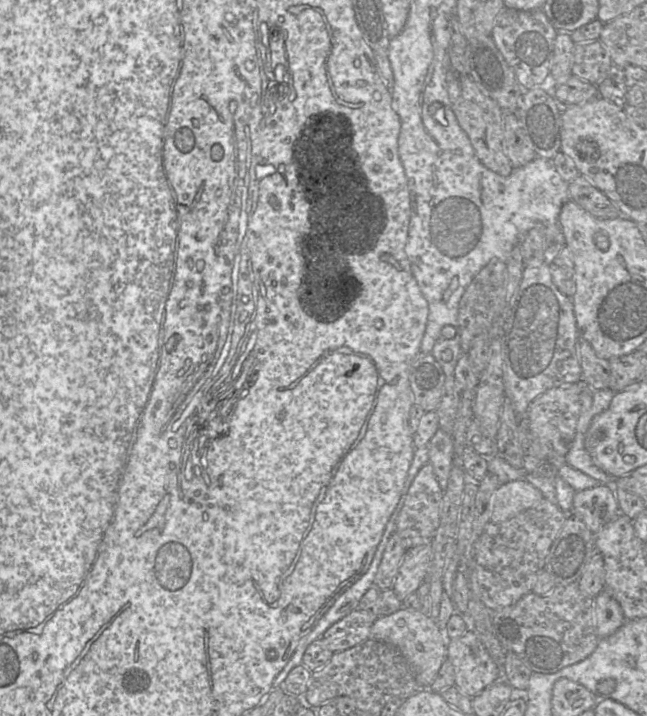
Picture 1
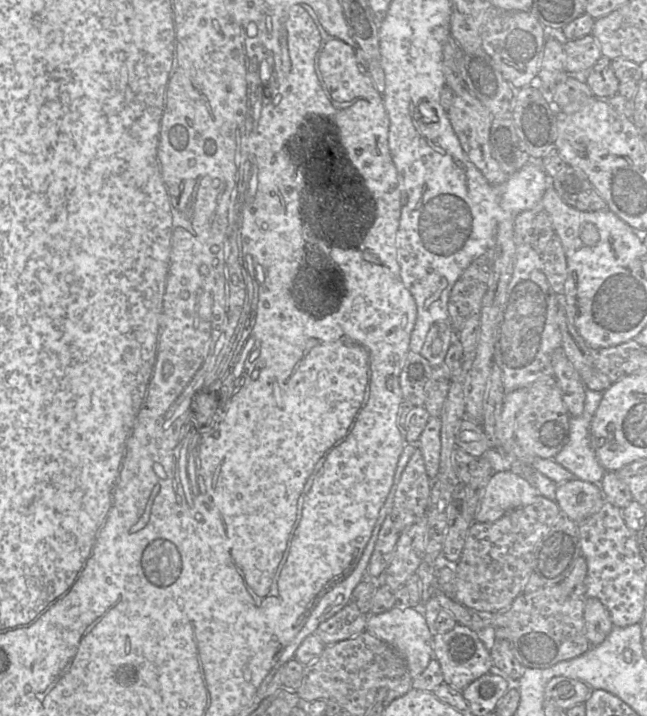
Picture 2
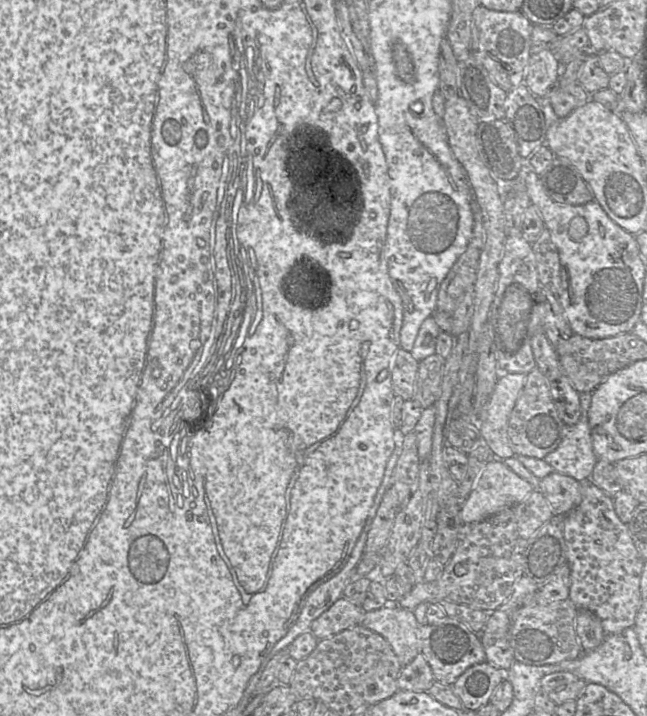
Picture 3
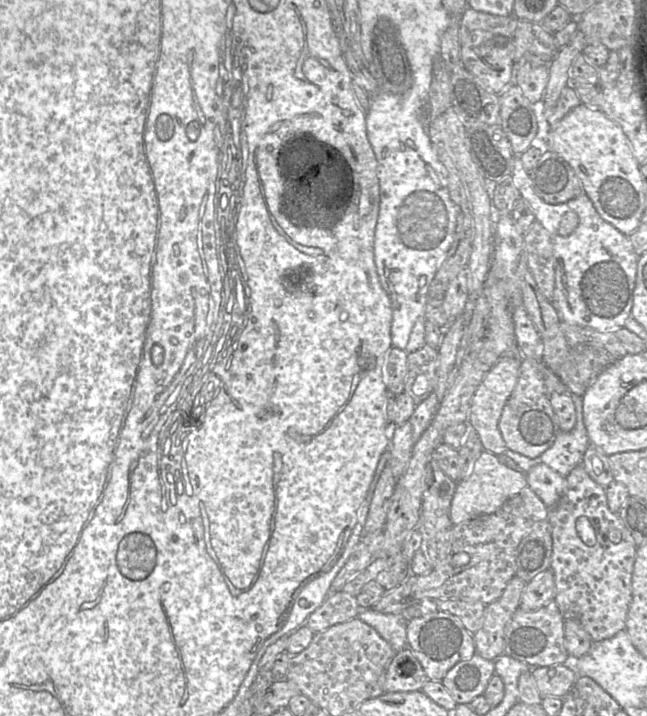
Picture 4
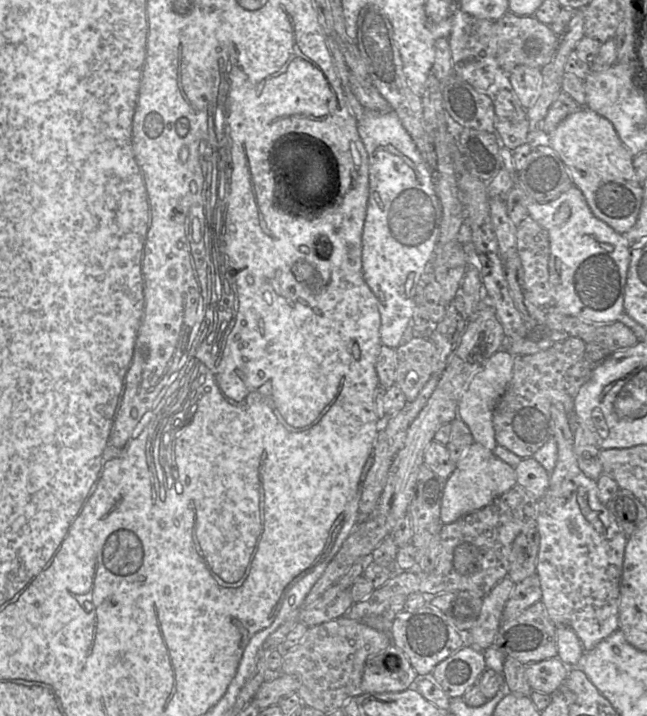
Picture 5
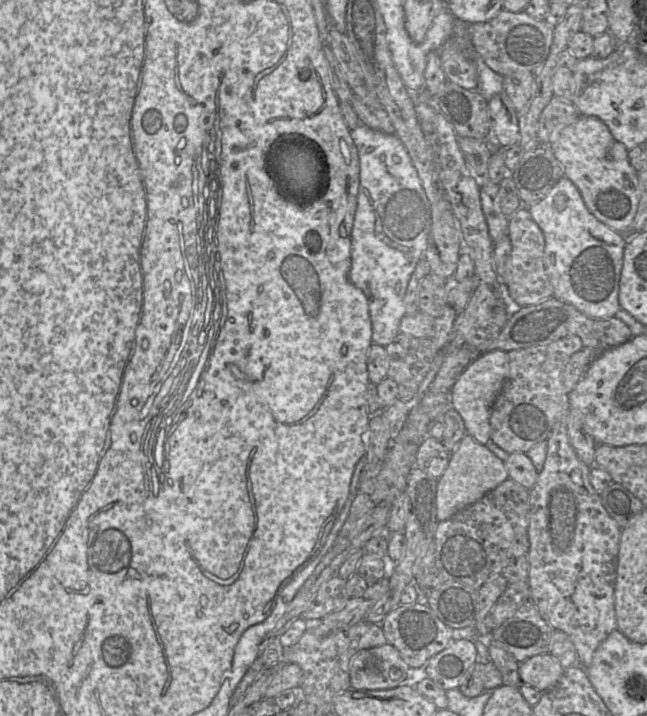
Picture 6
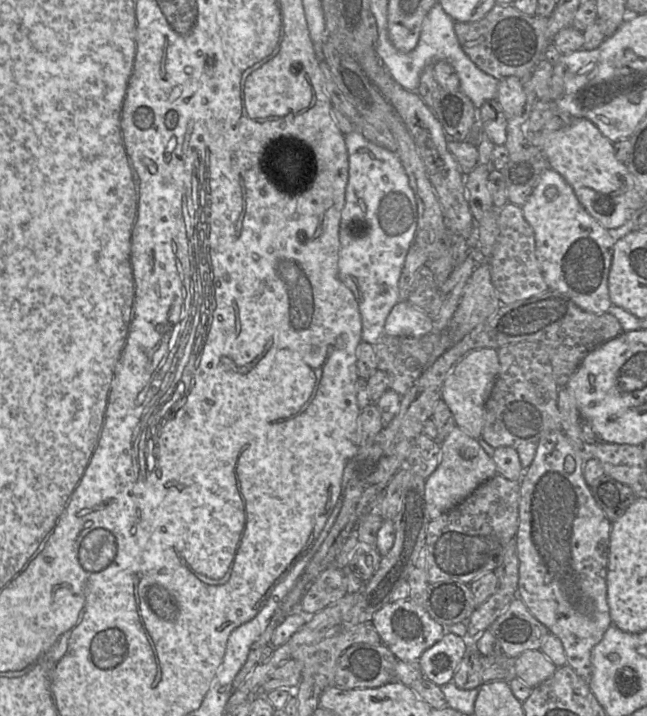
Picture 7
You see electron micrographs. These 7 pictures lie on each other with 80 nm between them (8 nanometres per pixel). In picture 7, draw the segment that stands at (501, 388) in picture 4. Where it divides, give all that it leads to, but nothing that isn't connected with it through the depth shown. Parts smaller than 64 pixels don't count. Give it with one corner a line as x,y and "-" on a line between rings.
483,348
467,353
444,381
442,400
451,410
456,425
475,440
482,439
485,405
500,369
497,349

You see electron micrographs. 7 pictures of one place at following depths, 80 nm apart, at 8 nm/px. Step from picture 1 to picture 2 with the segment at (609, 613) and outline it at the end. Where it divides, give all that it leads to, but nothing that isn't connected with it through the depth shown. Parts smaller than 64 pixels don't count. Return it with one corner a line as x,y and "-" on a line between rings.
587,598
583,616
591,646
601,644
614,628
608,610
598,599

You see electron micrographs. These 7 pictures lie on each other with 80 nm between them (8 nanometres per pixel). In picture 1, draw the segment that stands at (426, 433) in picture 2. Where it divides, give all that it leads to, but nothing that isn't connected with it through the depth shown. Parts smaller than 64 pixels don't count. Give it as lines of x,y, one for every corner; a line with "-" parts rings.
439,428
426,448
435,477
440,487
445,490
453,467
454,445
451,436

